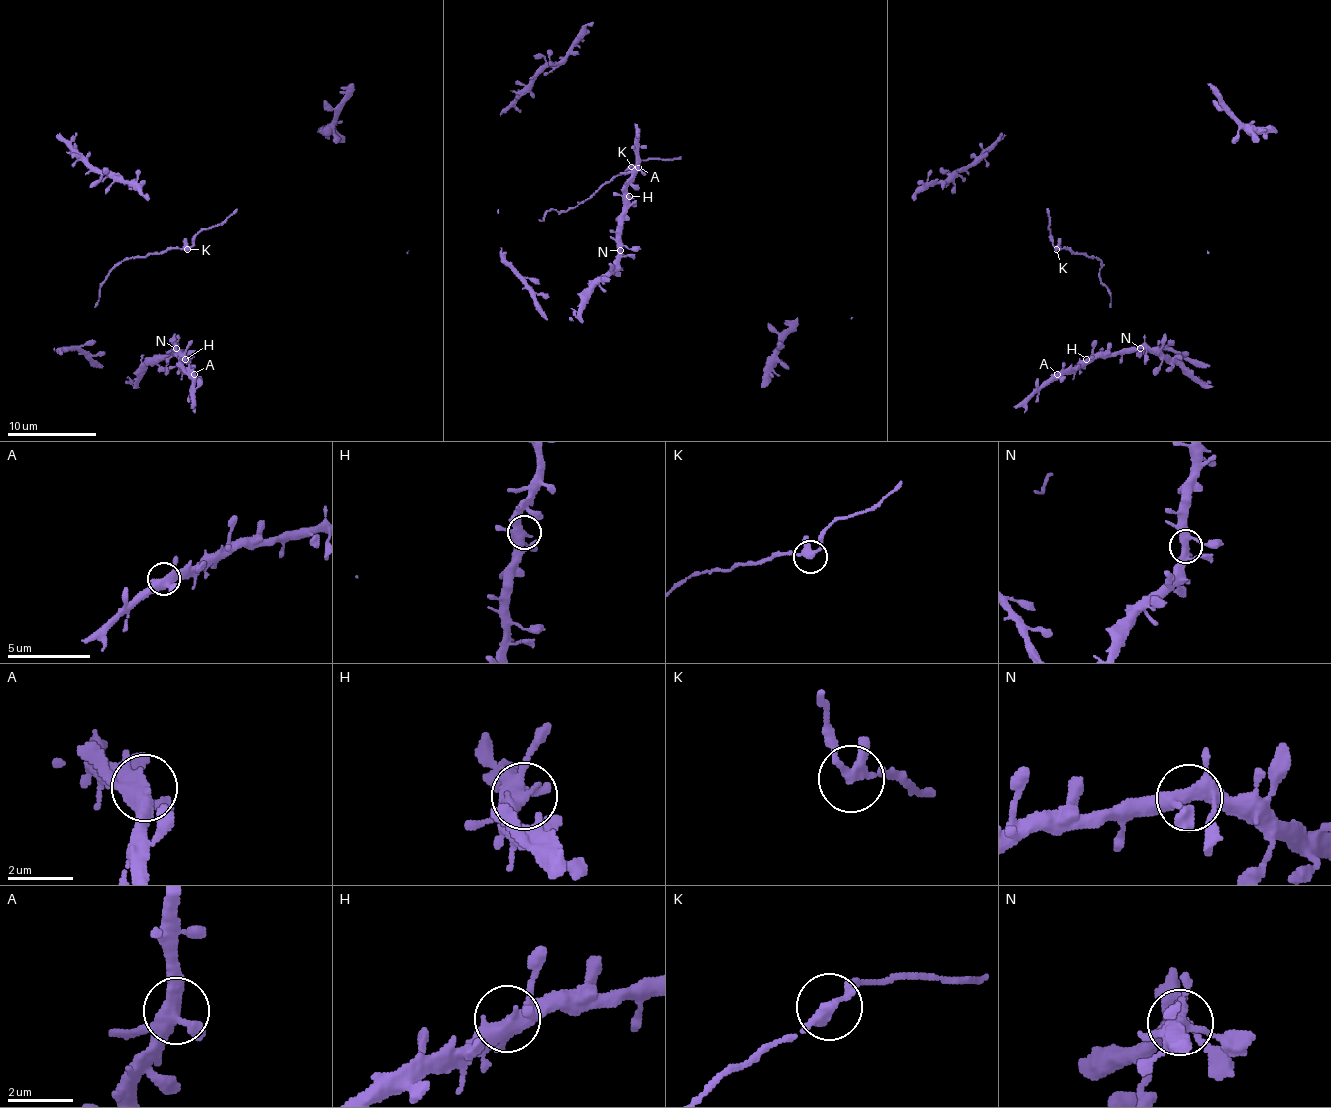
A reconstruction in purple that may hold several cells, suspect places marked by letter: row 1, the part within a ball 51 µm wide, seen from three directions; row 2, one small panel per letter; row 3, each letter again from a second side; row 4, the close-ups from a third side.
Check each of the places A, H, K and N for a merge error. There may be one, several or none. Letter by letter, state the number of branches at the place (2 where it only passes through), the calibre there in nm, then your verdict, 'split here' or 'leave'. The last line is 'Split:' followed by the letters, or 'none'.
A: 4 branches meet; 420 nm thick; leave
H: 5 branches meet; 400 nm thick; leave
K: 3 branches meet; 240 nm thick; leave
N: 5 branches meet; 400 nm thick; leave
Split: none

